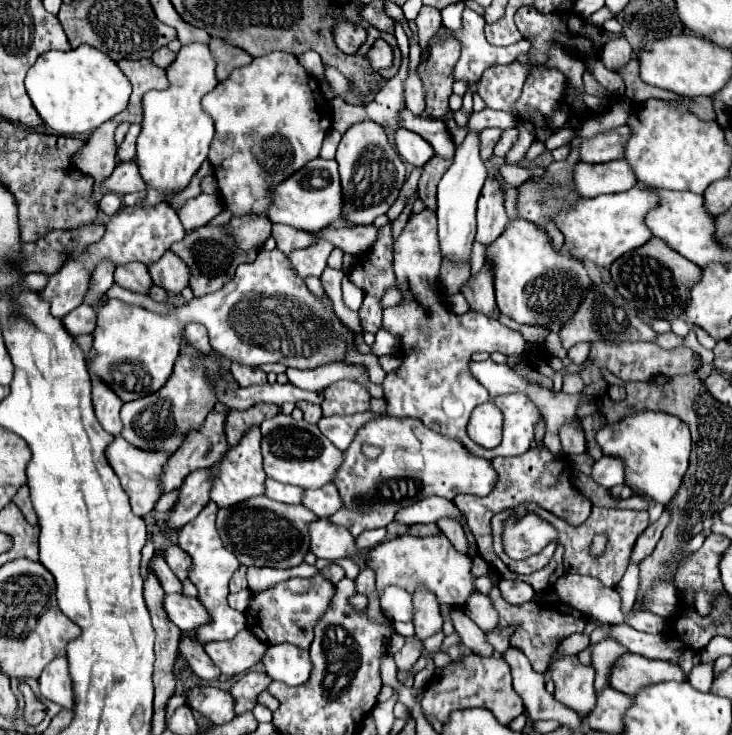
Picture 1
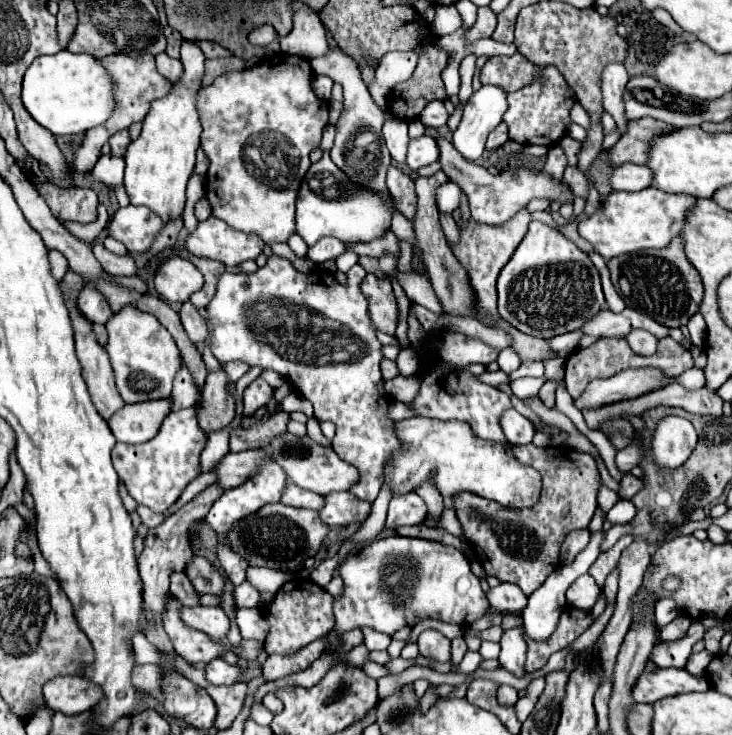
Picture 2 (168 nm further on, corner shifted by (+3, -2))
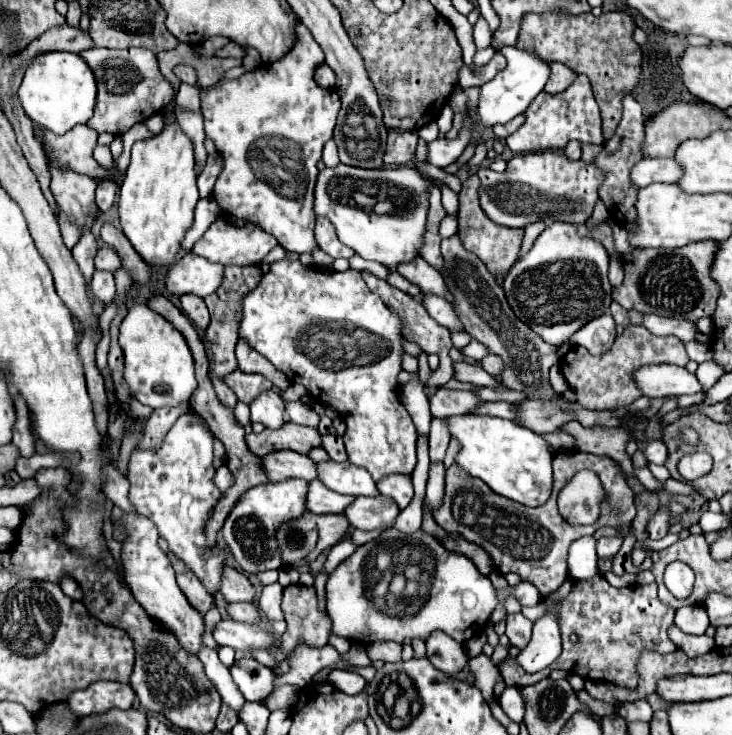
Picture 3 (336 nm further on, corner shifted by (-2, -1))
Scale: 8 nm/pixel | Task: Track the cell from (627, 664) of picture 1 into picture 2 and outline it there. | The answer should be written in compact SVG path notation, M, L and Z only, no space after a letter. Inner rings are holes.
M656 668L650 674L642 674L632 690L636 702L654 704L656 700L686 694L686 692L706 692L710 690L710 680L692 676L684 668Z

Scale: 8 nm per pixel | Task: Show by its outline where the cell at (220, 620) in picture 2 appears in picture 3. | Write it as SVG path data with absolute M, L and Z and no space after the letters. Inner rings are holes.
M221 619L213 629L213 637L219 645L231 645L233 649L241 649L245 653L251 647L267 649L275 641L275 637L261 625L239 623L233 619Z

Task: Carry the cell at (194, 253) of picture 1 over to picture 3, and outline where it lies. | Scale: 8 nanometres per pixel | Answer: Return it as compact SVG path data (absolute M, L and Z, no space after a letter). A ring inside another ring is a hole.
M227 265L223 269L223 281L219 285L219 289L205 299L205 305L211 313L211 323L205 331L205 351L211 355L209 359L209 373L219 379L225 381L225 377L229 373L233 373L237 369L237 359L235 359L235 345L237 345L237 329L239 329L239 301L243 299L243 293L251 291L253 285L257 285L261 281L261 269L257 265L251 267L233 267Z

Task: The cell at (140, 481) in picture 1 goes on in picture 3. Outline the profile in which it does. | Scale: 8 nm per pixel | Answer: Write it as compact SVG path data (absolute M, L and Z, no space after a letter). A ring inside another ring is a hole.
M185 413L167 431L161 447L133 449L127 475L131 483L129 497L137 513L149 517L157 525L159 535L169 543L171 551L199 577L199 581L211 593L217 593L221 569L225 567L225 561L201 561L205 559L205 549L209 549L203 535L203 525L219 495L222 495L213 483L215 471L213 433L205 429L193 413Z

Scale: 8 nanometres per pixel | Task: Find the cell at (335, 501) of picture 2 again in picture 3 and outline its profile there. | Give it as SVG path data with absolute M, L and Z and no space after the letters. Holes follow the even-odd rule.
M385 495L375 497L355 497L351 505L347 505L343 513L353 529L385 529L391 527L395 517L399 515L399 507Z

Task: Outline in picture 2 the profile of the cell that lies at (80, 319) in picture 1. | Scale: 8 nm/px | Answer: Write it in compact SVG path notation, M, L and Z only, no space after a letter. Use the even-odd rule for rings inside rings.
M90 286L82 288L78 296L78 308L90 322L96 322L96 324L106 324L108 318L114 316L106 298L104 298L104 308L102 308L102 294L98 294L98 290L90 290Z

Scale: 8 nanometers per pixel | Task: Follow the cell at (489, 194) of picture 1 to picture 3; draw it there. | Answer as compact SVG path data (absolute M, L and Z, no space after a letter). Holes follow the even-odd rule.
M529 153L515 155L503 173L487 167L477 169L479 175L479 205L483 213L497 225L525 227L537 219L553 215L563 223L585 223L591 217L593 205L599 199L597 187L603 181L593 163L571 161L563 153Z

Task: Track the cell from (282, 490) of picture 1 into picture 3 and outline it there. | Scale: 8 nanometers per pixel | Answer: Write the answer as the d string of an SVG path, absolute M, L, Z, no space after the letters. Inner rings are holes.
M309 481L309 491L307 491L307 511L311 513L343 513L343 509L353 501L353 497L347 495L339 495L331 489L327 489L325 485L321 485L321 481Z

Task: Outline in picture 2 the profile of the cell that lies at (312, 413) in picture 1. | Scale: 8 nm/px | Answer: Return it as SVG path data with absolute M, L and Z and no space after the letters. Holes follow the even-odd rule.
M310 418L310 420L308 420L308 436L310 436L316 444L320 444L320 446L330 446L330 440L326 440L324 434L320 432L320 424L318 424L316 418Z

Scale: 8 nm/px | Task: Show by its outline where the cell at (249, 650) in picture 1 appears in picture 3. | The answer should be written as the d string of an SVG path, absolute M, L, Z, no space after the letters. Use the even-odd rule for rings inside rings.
M125 513L121 519L121 525L127 529L127 539L123 541L123 551L121 551L121 561L125 569L125 581L131 593L135 595L139 605L149 613L151 619L159 621L169 633L175 635L175 639L187 653L199 655L199 651L205 647L203 645L203 631L205 631L203 615L191 607L191 603L179 589L171 561L167 553L161 551L157 545L157 539L159 539L157 527L147 517L135 515L135 513Z

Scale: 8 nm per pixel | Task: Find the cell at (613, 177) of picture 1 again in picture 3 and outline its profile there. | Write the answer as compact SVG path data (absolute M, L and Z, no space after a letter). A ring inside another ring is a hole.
M641 159L631 169L631 183L647 187L651 183L675 183L681 177L673 159Z

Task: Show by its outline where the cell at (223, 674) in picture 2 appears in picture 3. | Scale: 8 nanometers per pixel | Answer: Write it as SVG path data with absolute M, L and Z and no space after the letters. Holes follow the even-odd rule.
M243 657L235 661L231 667L233 683L239 687L243 697L247 701L261 701L265 699L273 689L273 671L261 663L257 663L253 657Z

